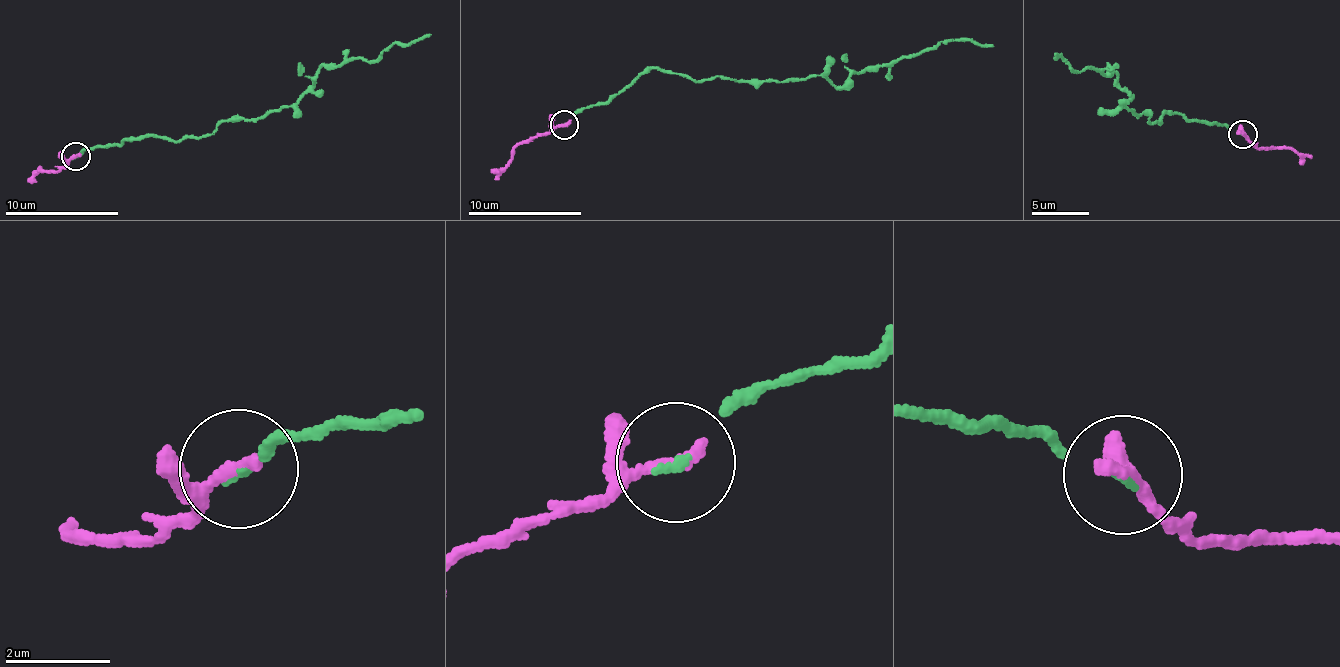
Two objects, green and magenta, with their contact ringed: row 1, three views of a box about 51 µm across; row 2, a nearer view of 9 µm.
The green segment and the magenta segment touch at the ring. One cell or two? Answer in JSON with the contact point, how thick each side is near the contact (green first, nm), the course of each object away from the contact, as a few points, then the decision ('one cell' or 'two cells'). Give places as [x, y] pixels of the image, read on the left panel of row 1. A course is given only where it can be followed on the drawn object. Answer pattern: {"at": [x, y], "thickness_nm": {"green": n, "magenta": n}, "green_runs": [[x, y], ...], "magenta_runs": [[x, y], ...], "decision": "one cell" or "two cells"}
{"at": [76, 156], "thickness_nm": {"green": 90, "magenta": 280}, "green_runs": [[77, 155], [135, 139], [204, 137], [222, 121], [258, 121], [288, 108], [322, 66], [371, 61], [431, 34]], "magenta_runs": [[77, 155], [65, 167], [46, 171], [42, 168], [33, 174]], "decision": "one cell"}

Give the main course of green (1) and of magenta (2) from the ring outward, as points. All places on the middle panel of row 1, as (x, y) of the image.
1: (565, 125), (652, 67), (699, 81), (817, 75), (838, 86), (863, 69), (948, 40), (994, 45)
2: (565, 125), (523, 141), (511, 163), (494, 179)

